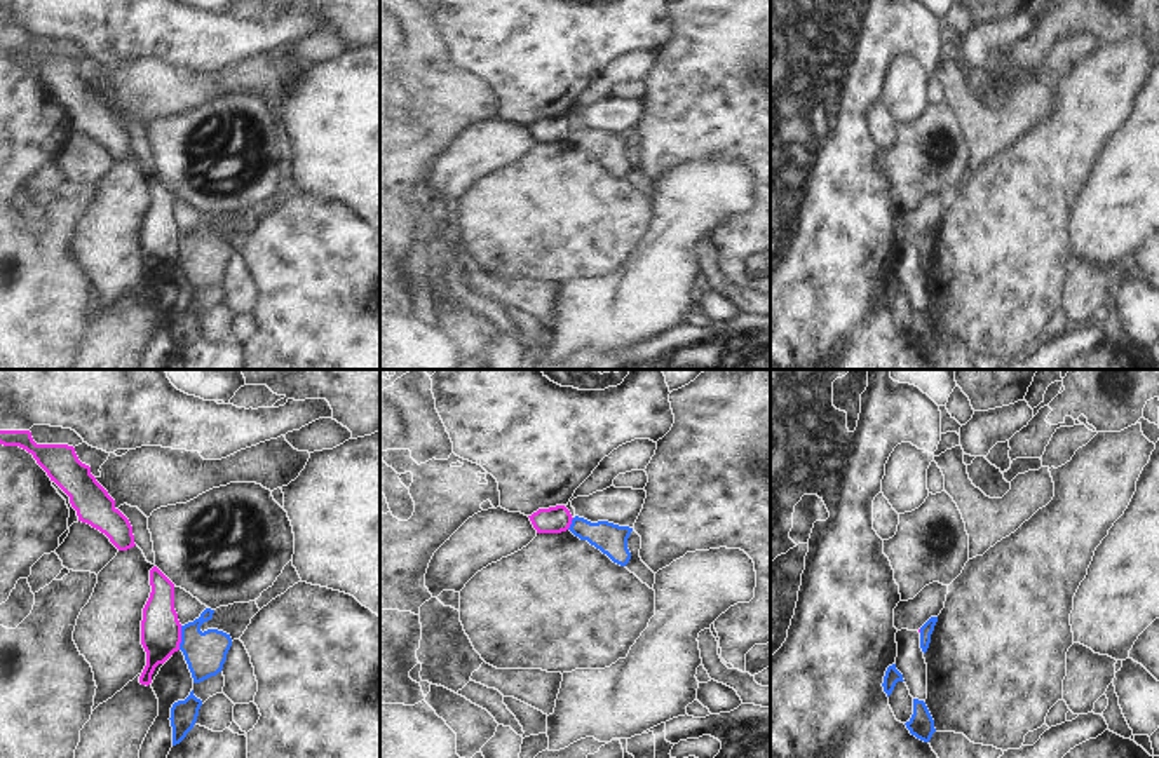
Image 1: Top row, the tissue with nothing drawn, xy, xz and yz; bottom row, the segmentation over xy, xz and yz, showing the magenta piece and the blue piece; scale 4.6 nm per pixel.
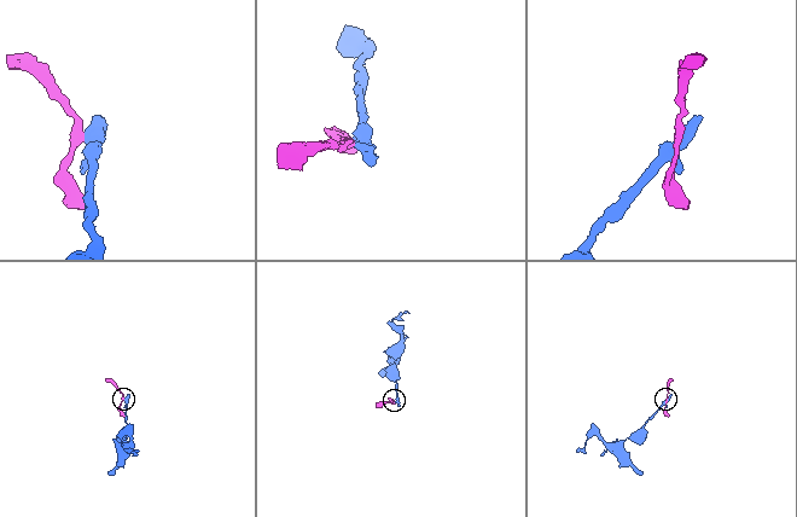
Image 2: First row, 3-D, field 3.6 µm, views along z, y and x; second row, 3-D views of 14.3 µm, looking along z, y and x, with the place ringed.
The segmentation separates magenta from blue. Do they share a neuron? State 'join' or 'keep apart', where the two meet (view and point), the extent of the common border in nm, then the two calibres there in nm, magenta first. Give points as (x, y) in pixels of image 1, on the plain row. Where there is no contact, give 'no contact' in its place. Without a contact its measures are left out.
keep apart | xy (180, 248) | 110 nm | 190/190 nm

